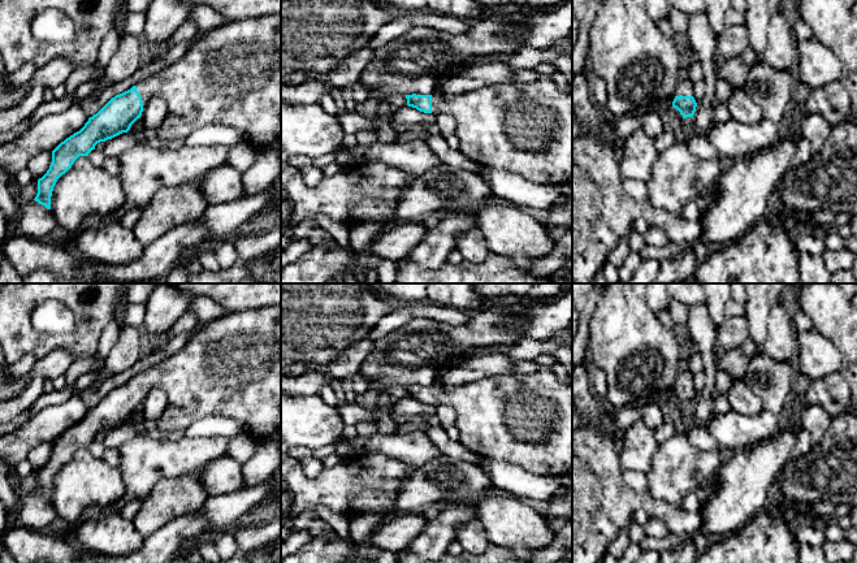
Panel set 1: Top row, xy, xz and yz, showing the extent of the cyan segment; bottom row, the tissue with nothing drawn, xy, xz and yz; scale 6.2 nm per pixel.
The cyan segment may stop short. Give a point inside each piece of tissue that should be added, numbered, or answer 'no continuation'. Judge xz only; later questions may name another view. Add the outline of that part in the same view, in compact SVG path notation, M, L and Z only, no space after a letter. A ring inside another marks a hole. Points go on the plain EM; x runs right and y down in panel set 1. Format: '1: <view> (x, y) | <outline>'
1: xz (526, 420) | M545 364L528 374L497 374L446 391L437 382L432 386L432 404L453 407L459 442L480 458L507 462L534 476L562 476L572 473L572 385L560 384Z

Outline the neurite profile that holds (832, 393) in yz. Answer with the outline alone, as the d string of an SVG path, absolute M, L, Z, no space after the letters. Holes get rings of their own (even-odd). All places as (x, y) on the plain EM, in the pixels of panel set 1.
M840 372L811 381L806 389L804 402L822 406L831 417L847 413L850 397L849 386Z

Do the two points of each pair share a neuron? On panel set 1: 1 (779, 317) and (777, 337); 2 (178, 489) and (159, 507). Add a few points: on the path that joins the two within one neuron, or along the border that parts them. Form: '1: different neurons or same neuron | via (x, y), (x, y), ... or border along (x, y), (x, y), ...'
1: same neuron | via (779, 323), (779, 332)
2: same neuron | via (173, 494), (164, 502)

